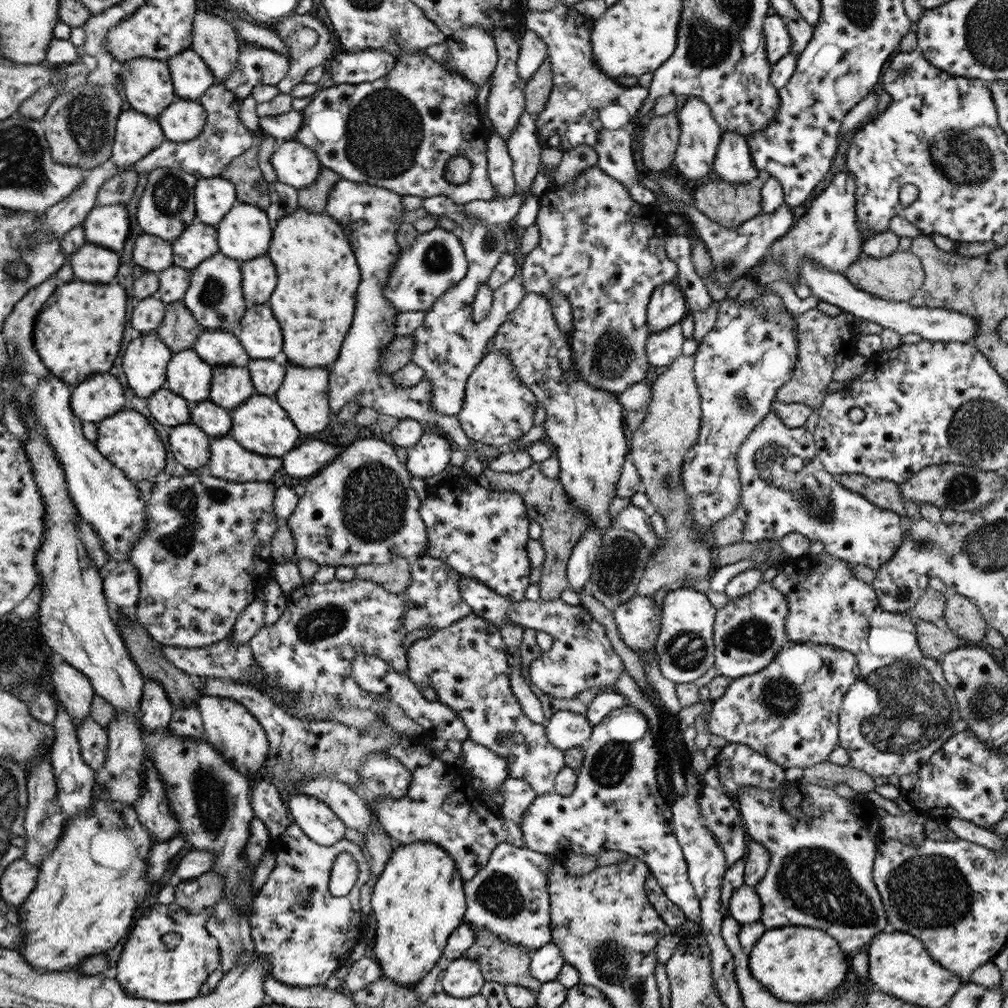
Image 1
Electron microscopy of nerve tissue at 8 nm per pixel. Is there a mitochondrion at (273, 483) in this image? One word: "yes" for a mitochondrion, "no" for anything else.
no

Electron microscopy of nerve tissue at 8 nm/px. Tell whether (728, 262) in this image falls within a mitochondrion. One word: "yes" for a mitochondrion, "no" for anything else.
yes

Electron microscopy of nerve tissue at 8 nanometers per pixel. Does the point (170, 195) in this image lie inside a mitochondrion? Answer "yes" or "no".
yes

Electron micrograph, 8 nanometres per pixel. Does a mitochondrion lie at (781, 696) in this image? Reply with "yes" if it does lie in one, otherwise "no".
yes

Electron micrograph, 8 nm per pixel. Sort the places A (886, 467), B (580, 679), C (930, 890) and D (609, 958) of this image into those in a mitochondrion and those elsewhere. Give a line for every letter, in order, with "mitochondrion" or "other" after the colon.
A: other
B: other
C: mitochondrion
D: mitochondrion

